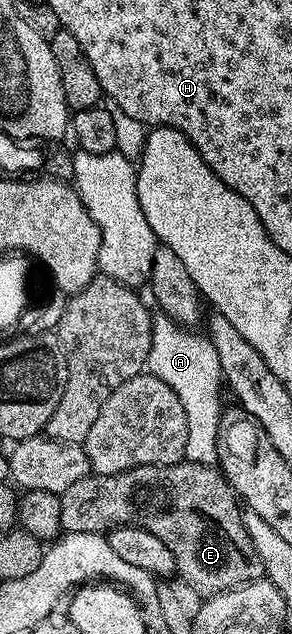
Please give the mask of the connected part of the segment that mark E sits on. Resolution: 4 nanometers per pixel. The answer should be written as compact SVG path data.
M185 460L171 466L137 466L119 474L95 474L76 480L72 488L60 495L60 520L67 534L109 532L118 526L139 526L152 536L160 536L176 560L177 577L183 578L201 596L219 594L255 581L260 574L254 542L242 523L243 509L239 499L222 477L221 469Z

